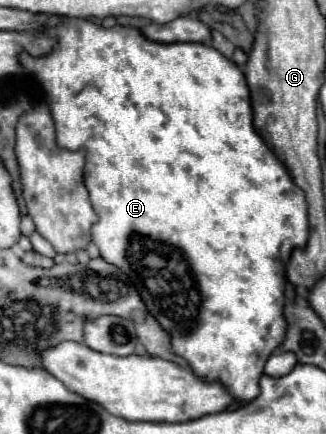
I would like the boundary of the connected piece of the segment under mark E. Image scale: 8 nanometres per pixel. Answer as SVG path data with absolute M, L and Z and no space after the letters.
M62 17L54 27L42 31L44 37L52 39L52 51L48 55L32 57L22 51L18 55L20 65L34 75L36 83L42 89L42 95L48 99L50 113L56 125L56 143L64 149L84 149L84 185L90 193L98 221L92 225L92 241L98 245L102 259L120 267L130 279L138 281L138 291L148 307L148 311L158 319L162 329L172 337L174 353L182 355L196 377L208 383L224 385L230 395L240 403L250 403L258 397L260 387L258 379L262 377L264 363L280 347L286 335L284 309L284 283L286 283L286 259L294 247L306 245L308 235L308 209L302 189L298 189L288 173L288 169L278 161L278 157L266 147L260 135L252 129L252 107L250 91L246 79L234 61L226 59L218 49L204 43L158 43L146 39L140 29L128 25L114 25L104 29L102 25L92 23L90 19Z

